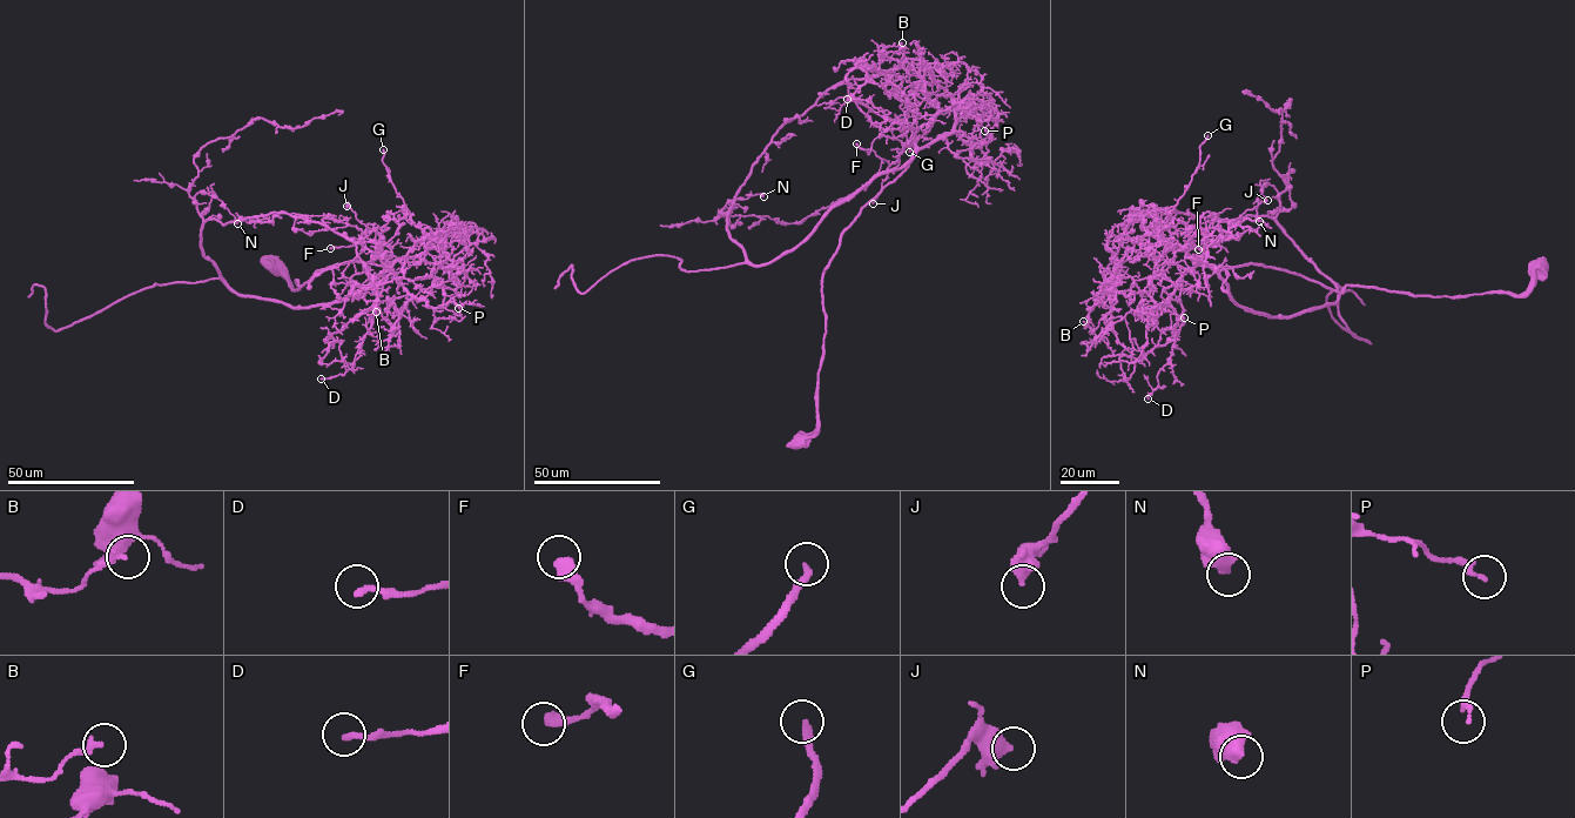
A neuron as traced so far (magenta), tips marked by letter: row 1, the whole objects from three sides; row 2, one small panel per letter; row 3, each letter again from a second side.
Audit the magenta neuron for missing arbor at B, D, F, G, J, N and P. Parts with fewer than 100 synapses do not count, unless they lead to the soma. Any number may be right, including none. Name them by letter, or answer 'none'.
G

